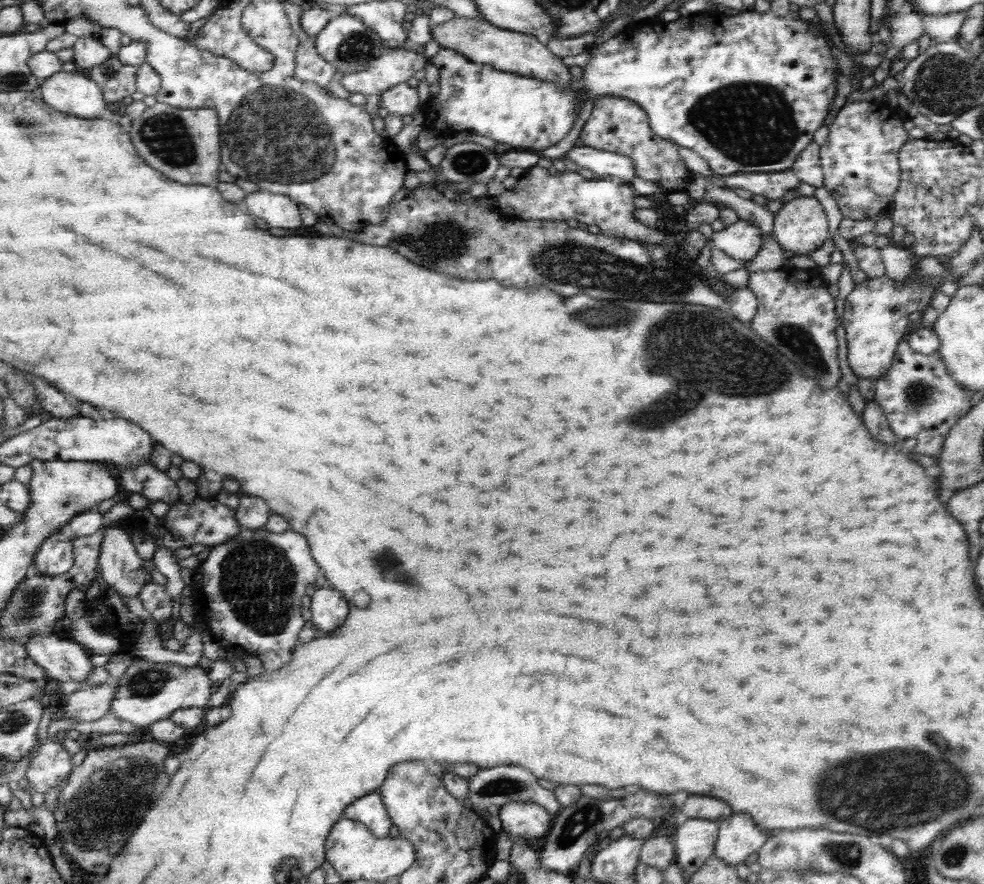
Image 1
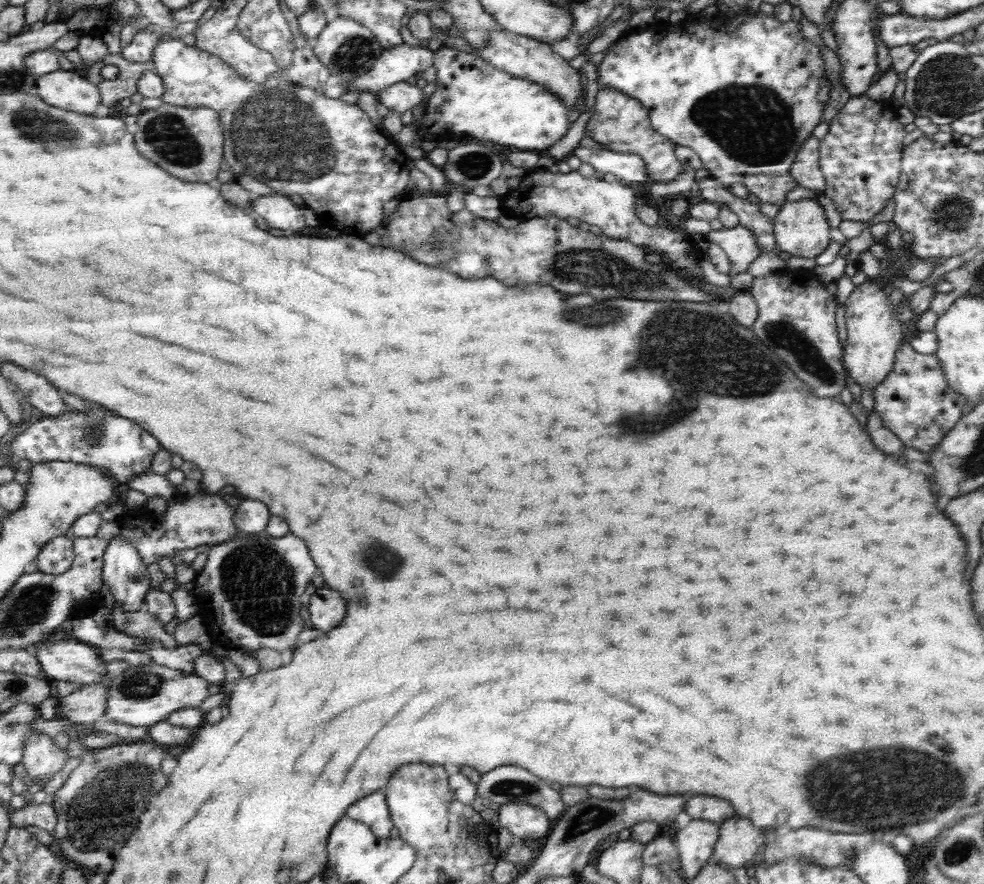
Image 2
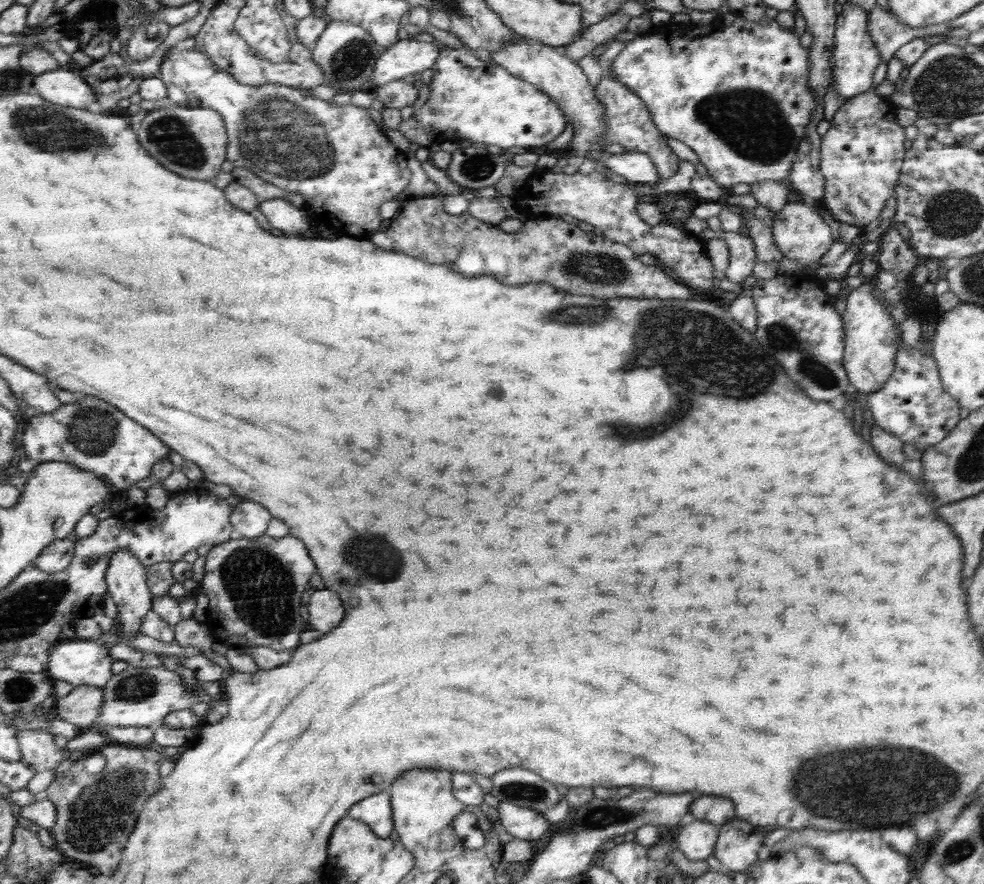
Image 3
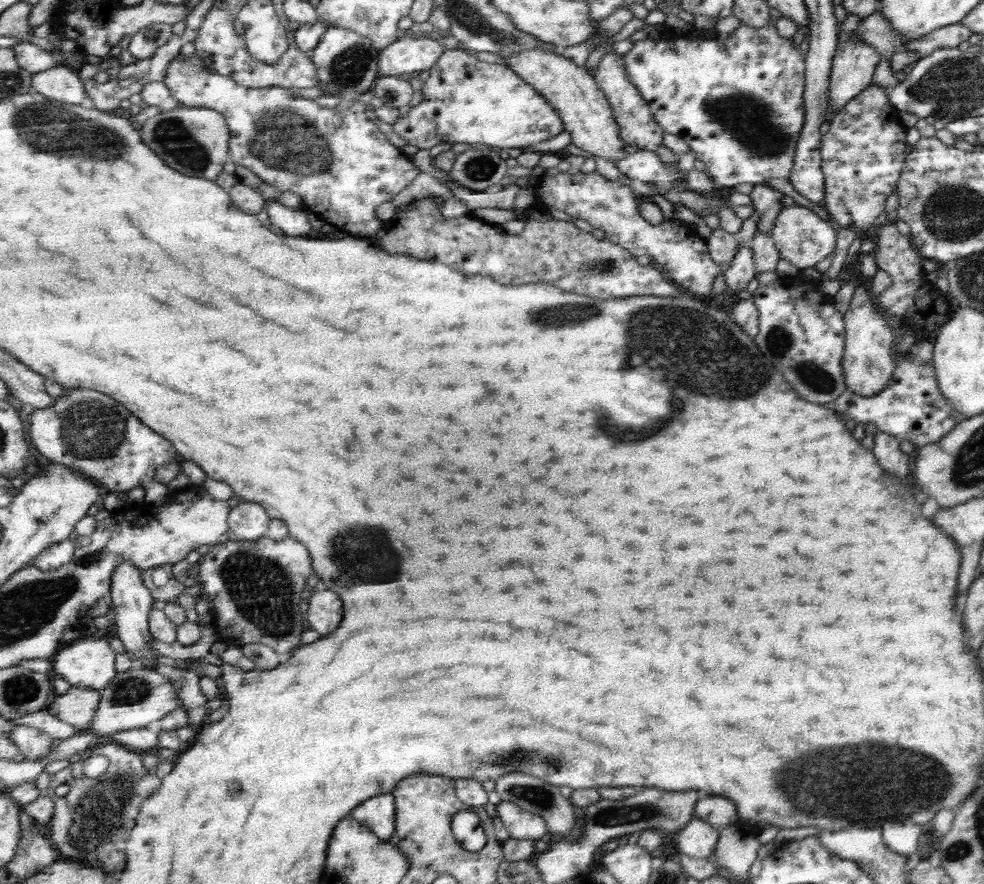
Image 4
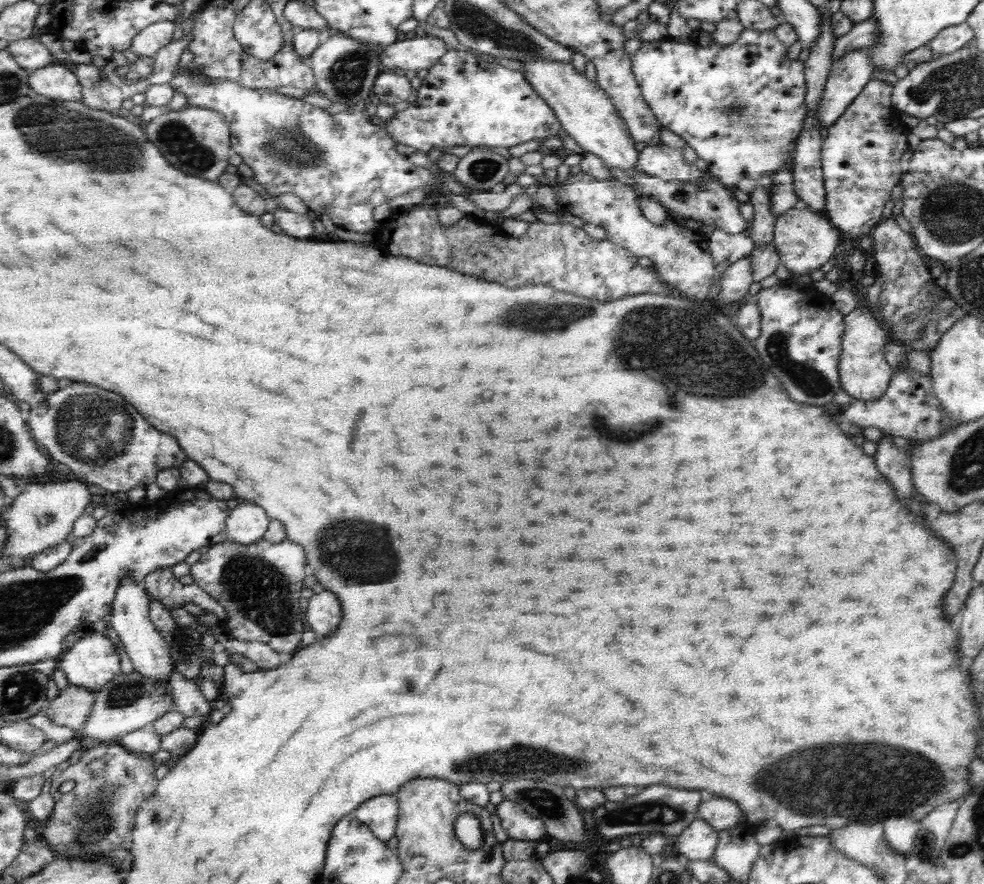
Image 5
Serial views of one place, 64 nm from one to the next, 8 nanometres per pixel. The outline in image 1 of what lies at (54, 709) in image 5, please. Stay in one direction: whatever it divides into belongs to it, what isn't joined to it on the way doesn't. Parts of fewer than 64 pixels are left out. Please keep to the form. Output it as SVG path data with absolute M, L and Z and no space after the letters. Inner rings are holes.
M113 680L101 686L83 684L83 690L65 698L63 704L65 718L73 718L77 722L103 720L113 710L115 694L117 694L117 684Z

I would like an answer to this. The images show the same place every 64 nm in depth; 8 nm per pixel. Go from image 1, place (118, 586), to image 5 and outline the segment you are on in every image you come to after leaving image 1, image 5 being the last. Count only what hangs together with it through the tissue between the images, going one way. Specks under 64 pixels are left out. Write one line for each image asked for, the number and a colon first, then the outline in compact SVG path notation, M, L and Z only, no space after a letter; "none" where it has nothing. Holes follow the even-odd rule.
2: M115 538L105 556L105 586L107 596L117 600L125 612L139 612L147 608L147 592L153 588L153 578L147 570L139 548L125 538Z
3: M119 550L113 554L111 558L111 568L107 570L107 588L111 594L111 606L117 610L119 618L121 618L121 634L125 634L127 640L135 640L137 636L141 636L139 628L143 624L143 618L147 616L149 610L153 610L153 592L149 588L149 574L147 574L147 566L141 564L141 560L137 560L137 556L131 550Z
4: M127 562L115 570L111 584L113 584L113 600L115 600L115 604L113 604L115 620L113 620L111 630L125 644L125 648L137 658L137 662L135 662L137 666L143 666L147 670L159 670L157 658L161 658L161 656L153 648L155 638L149 632L149 612L155 608L155 598L143 580L143 570L139 566Z
5: M123 578L119 594L115 598L115 608L111 612L109 626L113 626L115 634L123 642L123 650L129 656L129 660L133 662L135 672L141 672L143 676L155 680L159 686L163 686L167 690L169 678L171 678L171 672L175 672L177 660L171 658L173 646L169 648L165 638L157 632L155 624L149 620L149 602L151 602L151 594L145 586L141 586L135 578Z

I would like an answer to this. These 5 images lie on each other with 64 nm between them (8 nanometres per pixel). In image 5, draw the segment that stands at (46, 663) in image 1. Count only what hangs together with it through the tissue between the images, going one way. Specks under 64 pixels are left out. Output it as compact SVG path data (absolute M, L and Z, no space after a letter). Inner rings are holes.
M89 632L85 638L79 638L77 644L69 652L65 652L63 658L59 658L57 662L59 670L63 670L71 686L87 688L95 694L99 694L103 688L107 688L107 684L111 684L117 676L121 676L121 658L117 654L115 644L107 638L107 634Z

